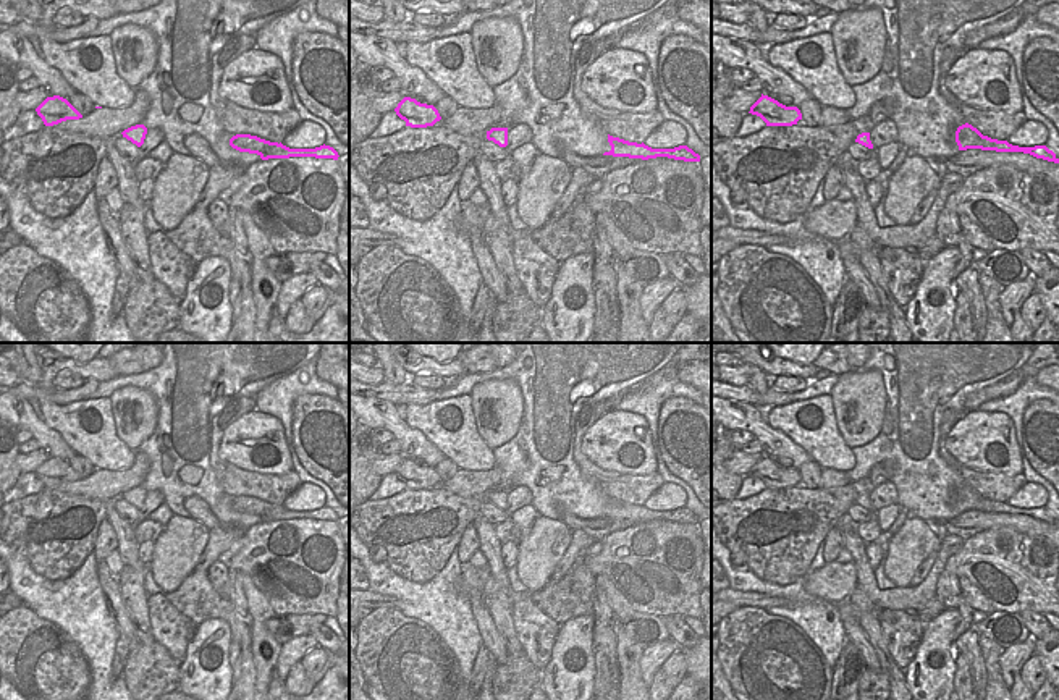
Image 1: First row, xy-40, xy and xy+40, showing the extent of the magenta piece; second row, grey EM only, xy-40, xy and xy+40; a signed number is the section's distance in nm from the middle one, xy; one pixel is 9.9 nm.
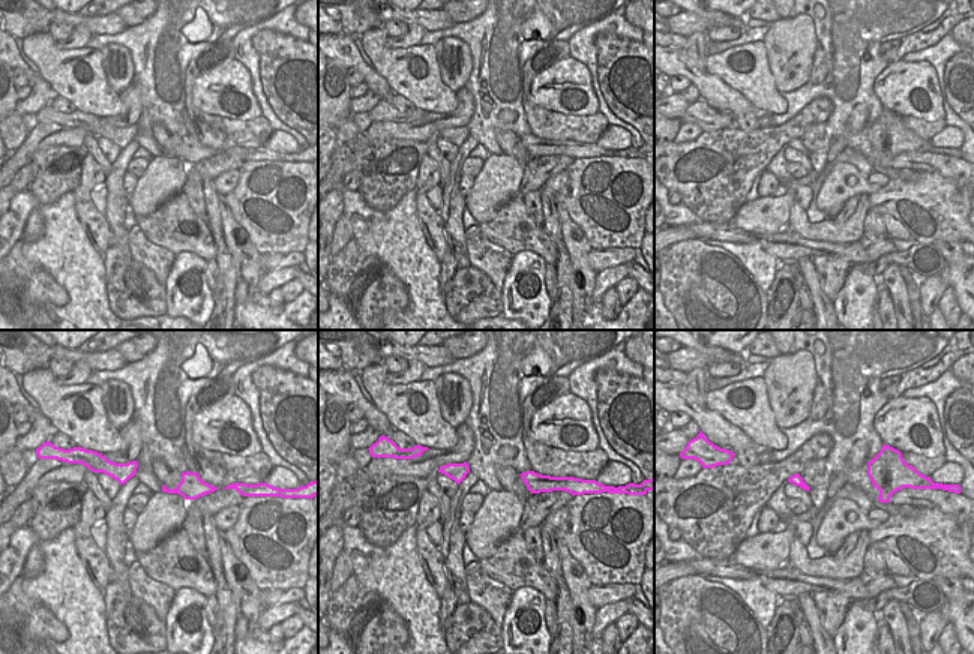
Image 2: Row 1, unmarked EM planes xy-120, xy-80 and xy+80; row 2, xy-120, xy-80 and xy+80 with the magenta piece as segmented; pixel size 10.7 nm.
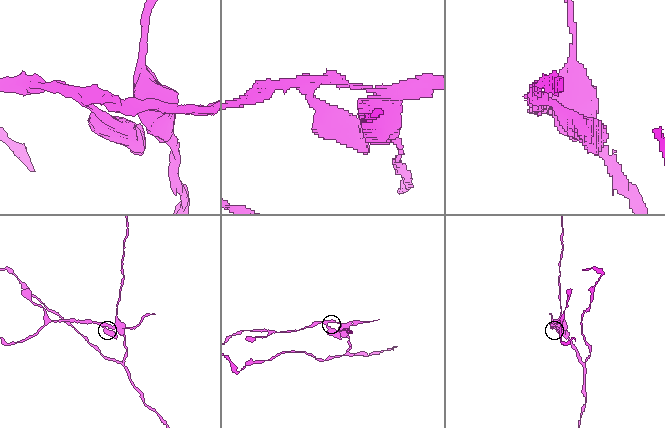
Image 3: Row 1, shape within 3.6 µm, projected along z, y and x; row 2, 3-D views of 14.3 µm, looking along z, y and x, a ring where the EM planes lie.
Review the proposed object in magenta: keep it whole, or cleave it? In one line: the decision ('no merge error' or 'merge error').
merge error

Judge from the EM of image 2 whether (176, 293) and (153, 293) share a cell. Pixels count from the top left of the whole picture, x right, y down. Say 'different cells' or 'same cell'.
different cells

